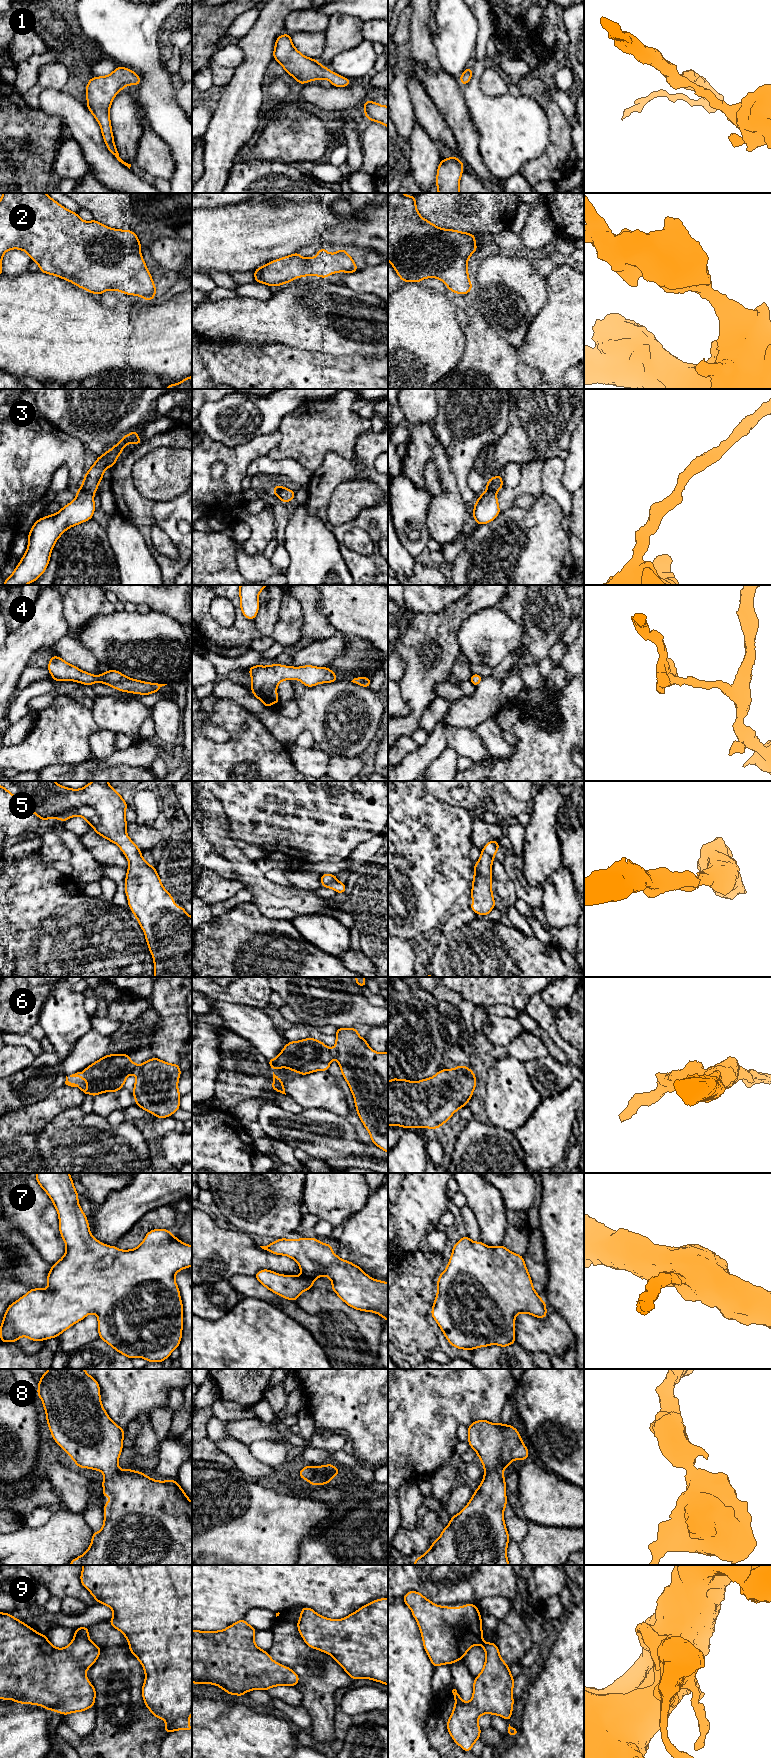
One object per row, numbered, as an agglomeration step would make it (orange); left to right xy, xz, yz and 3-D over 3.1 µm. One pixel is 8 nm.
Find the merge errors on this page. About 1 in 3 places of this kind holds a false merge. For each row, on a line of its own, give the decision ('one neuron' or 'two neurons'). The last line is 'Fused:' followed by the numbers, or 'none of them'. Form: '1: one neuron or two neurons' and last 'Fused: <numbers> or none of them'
1: one neuron
2: one neuron
3: one neuron
4: one neuron
5: one neuron
6: two neurons
7: one neuron
8: one neuron
9: one neuron
Fused: 6

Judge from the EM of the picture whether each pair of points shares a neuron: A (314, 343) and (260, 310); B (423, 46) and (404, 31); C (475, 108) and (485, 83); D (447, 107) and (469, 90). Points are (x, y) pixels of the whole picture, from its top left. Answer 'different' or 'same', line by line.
A: same
B: different
C: different
D: different

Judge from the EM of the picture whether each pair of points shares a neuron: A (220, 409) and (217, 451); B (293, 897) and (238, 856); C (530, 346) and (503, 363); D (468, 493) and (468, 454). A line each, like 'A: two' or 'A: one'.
A: two
B: one
C: two
D: one

